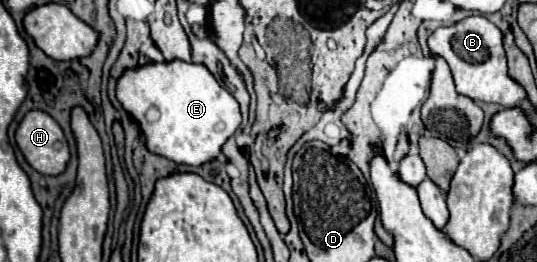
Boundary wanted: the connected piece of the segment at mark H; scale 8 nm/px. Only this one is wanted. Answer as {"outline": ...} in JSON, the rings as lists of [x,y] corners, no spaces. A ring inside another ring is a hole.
{"outline":[[[40,110],[24,114],[16,128],[16,144],[22,150],[26,162],[46,176],[62,174],[70,150],[58,122]]]}

